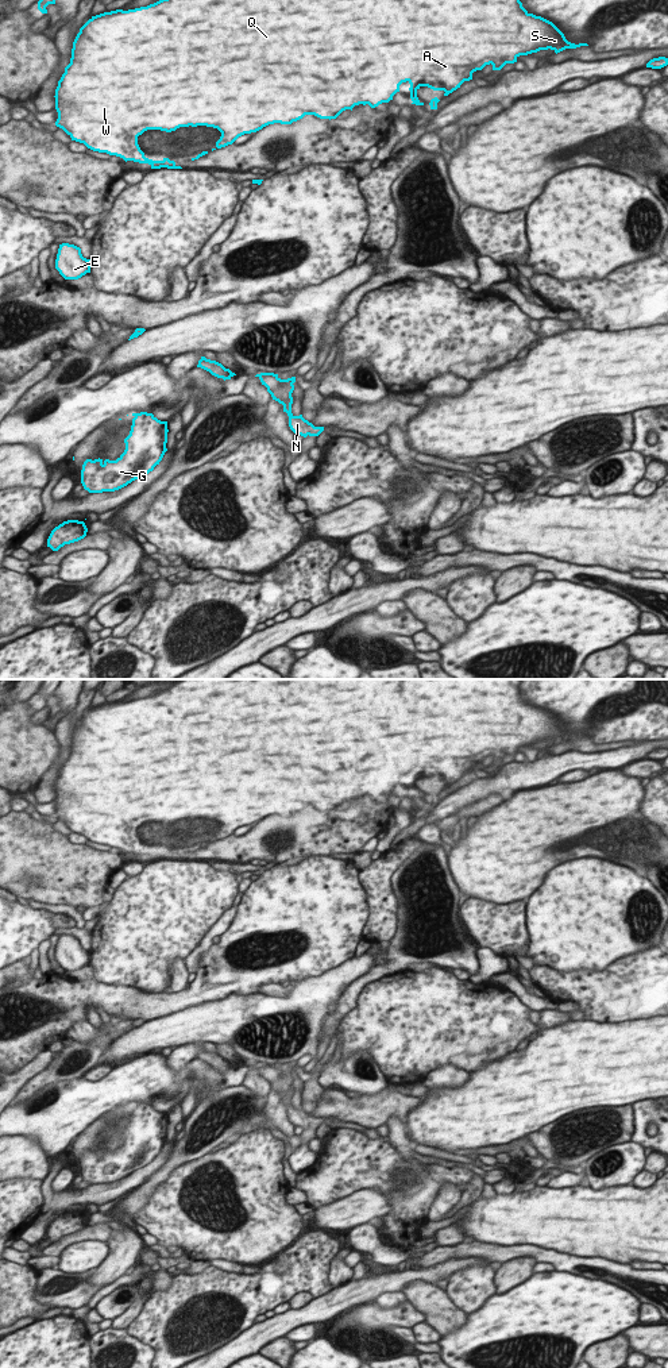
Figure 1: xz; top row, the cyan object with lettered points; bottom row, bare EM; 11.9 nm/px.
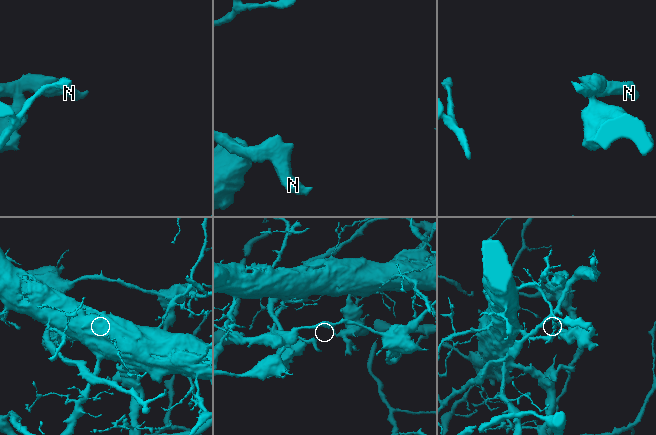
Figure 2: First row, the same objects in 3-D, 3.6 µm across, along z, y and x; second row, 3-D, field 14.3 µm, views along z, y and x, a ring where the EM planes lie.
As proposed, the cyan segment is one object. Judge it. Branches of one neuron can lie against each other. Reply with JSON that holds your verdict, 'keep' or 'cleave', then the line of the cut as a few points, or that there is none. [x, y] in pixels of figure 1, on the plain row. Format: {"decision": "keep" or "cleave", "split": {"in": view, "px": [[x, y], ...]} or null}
{"decision": "cleave", "split": {"in": "xz", "px": [[226, 1060], [234, 1066]]}}

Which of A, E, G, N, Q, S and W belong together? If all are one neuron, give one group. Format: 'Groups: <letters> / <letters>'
Groups: A G Q S W / E N.

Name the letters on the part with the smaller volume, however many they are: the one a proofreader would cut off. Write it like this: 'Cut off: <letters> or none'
Cut off: E, N

